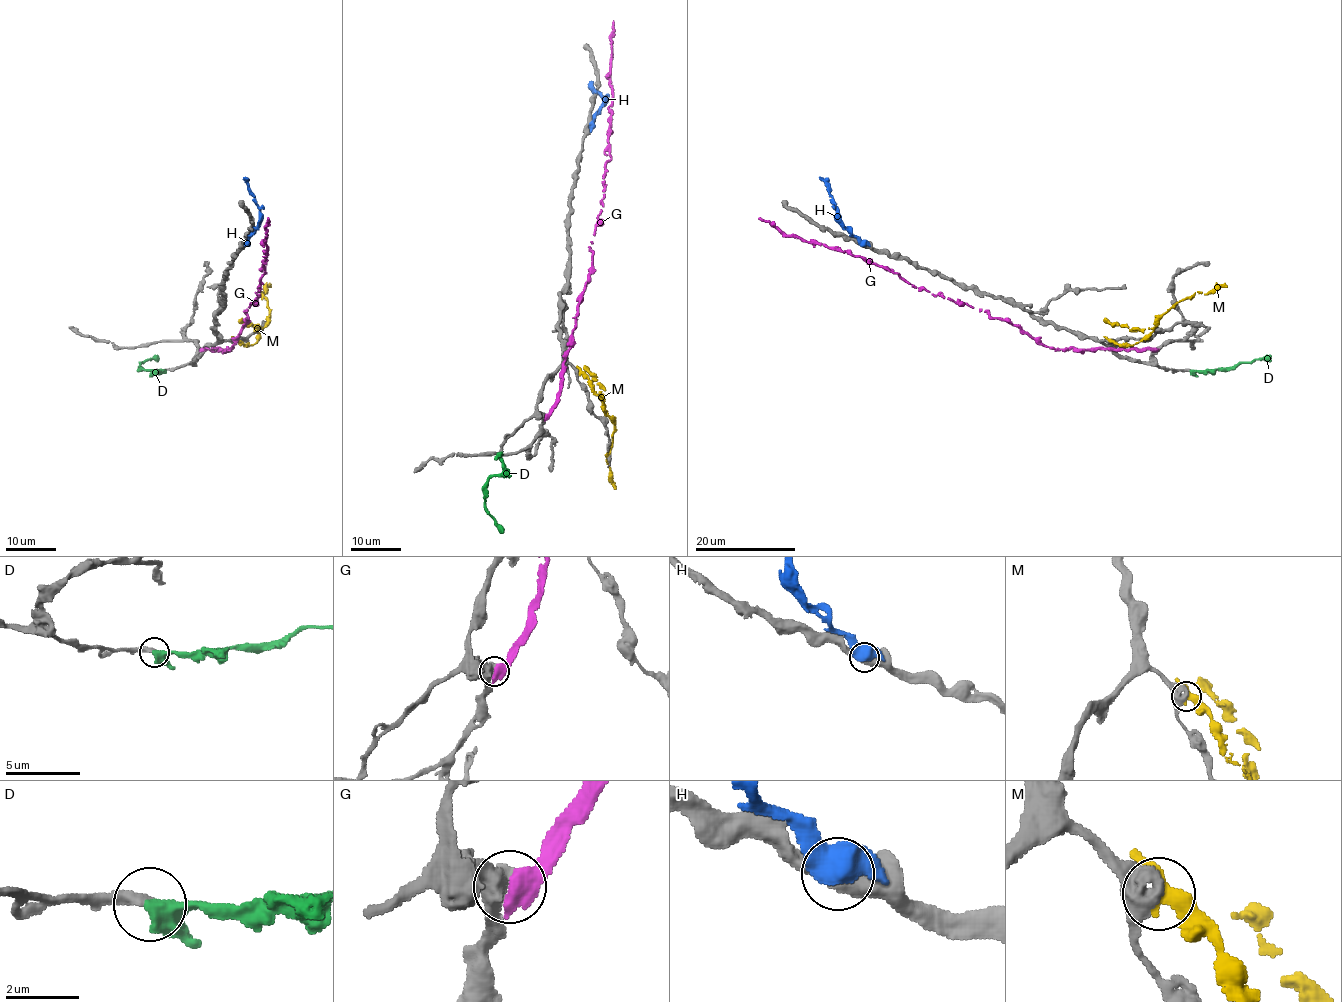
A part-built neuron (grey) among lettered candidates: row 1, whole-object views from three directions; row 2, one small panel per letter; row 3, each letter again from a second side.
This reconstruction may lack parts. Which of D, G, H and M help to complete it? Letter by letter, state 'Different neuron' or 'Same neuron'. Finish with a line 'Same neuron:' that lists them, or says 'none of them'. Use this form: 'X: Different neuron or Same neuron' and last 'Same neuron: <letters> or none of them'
D: Same neuron
G: Different neuron
H: Different neuron
M: Different neuron
Same neuron: D

